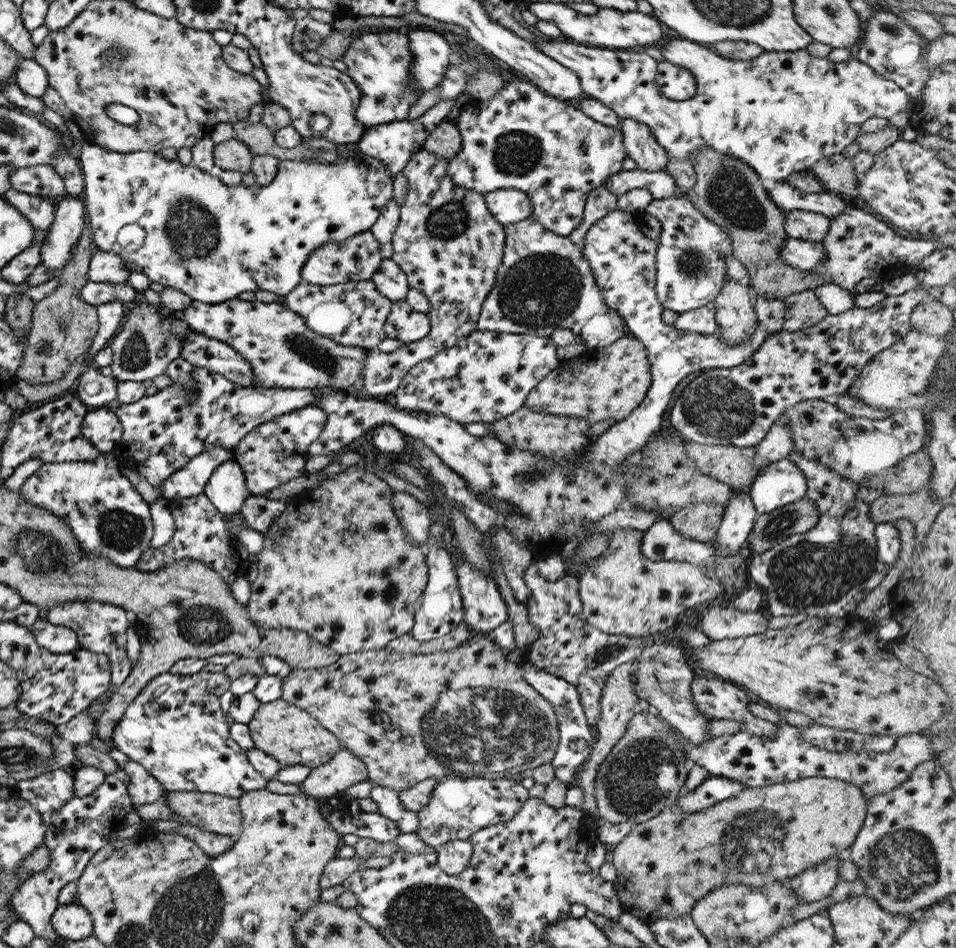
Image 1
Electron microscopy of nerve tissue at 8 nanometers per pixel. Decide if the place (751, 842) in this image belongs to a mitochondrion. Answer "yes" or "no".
yes

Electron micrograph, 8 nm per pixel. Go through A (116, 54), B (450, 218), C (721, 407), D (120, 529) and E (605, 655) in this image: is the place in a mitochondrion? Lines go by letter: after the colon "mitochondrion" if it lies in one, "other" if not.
A: mitochondrion
B: mitochondrion
C: mitochondrion
D: mitochondrion
E: mitochondrion

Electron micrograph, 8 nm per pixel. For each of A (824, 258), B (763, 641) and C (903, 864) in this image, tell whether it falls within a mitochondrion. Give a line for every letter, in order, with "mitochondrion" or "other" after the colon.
A: other
B: other
C: mitochondrion

